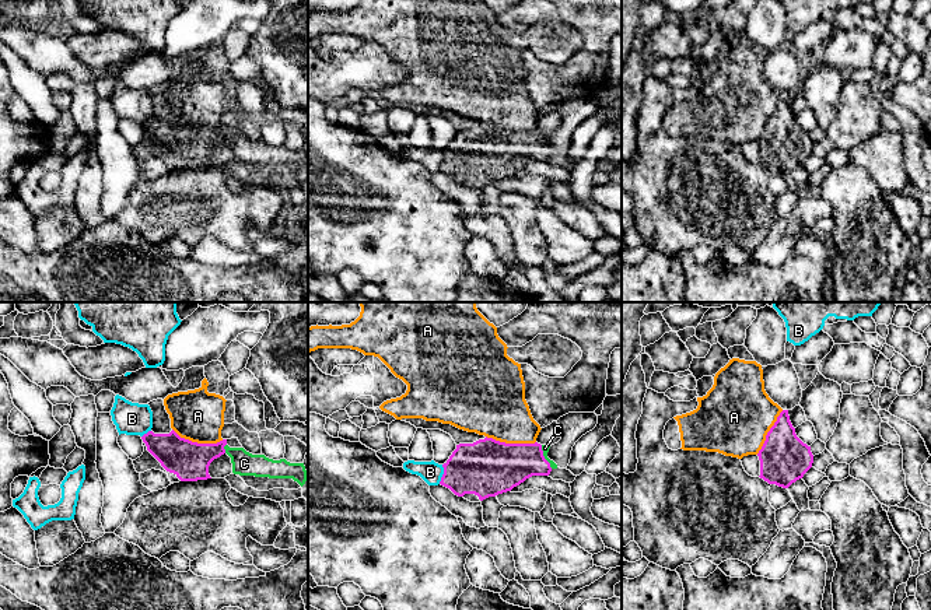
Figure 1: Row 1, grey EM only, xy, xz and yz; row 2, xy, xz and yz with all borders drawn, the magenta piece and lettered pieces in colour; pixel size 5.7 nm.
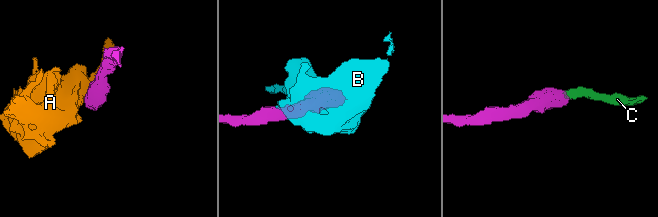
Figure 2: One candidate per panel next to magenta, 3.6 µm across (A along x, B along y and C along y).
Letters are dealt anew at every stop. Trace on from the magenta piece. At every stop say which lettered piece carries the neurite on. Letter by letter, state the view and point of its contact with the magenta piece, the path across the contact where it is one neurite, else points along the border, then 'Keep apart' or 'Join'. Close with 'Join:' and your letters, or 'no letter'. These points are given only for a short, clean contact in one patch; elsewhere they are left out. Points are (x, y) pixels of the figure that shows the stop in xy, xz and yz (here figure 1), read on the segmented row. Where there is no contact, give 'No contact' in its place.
A: Touches magenta at xy (196, 442). Boundary: xy (172, 428), (181, 437), (198, 442), (219, 442), (223, 440). Keep apart
B: Touches magenta at xz (443, 474). Boundary: xz (443, 465), (443, 476), (438, 483). Keep apart
C: Touches magenta at xz (543, 456). Path across: xz (501, 466), (534, 456), (543, 456), (545, 448). Join
Join: C

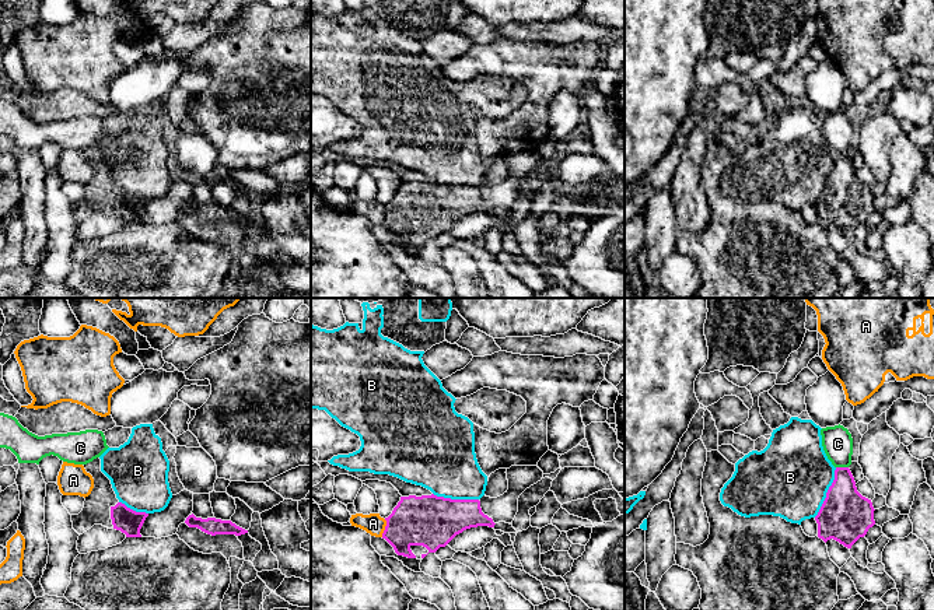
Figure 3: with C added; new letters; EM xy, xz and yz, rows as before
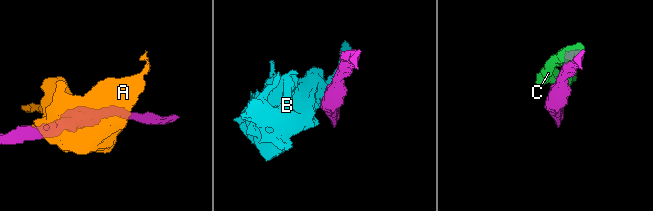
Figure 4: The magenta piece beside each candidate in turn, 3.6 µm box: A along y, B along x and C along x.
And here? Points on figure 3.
A: Touches magenta at xz (385, 528). Boundary: xz (385, 519), (381, 536). Keep apart
B: Touches magenta at yz (826, 493). Boundary: yz (836, 467), (826, 497), (814, 516). Keep apart
C: Touches magenta at yz (842, 467). Keep apart
Join: no letter

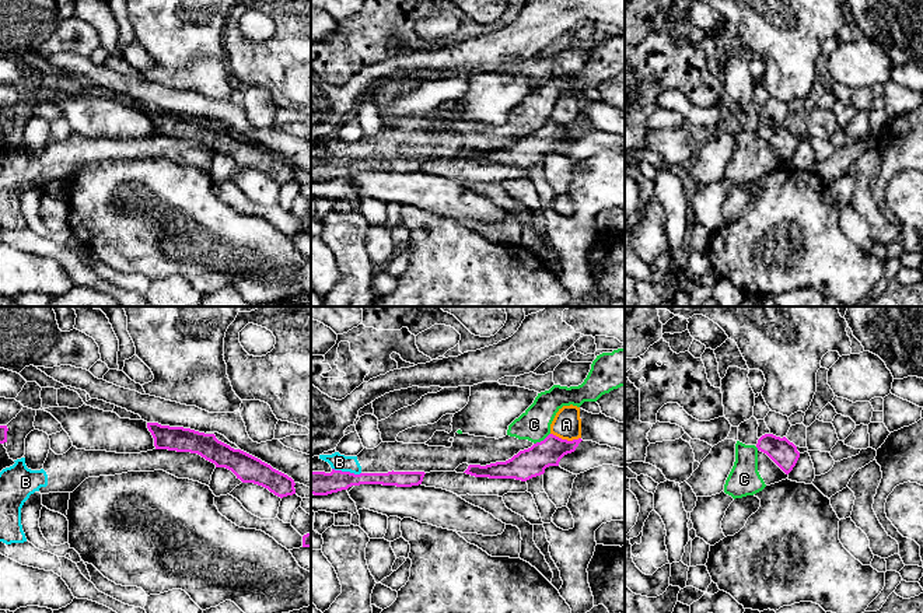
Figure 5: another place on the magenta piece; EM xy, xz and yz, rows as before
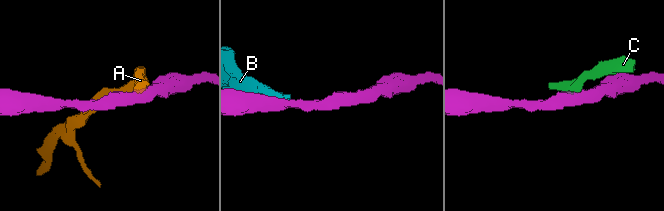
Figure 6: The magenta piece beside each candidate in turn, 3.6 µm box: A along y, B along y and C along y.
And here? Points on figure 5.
A: Touches magenta at xz (566, 440). Boundary: xz (551, 433), (567, 440), (580, 438). Keep apart
B: Touches magenta at xz (346, 472). Boundary: xz (332, 468), (360, 473). Keep apart
C: Touches magenta at xz (541, 441). Boundary: xz (549, 433), (534, 444). Keep apart
Join: no letter

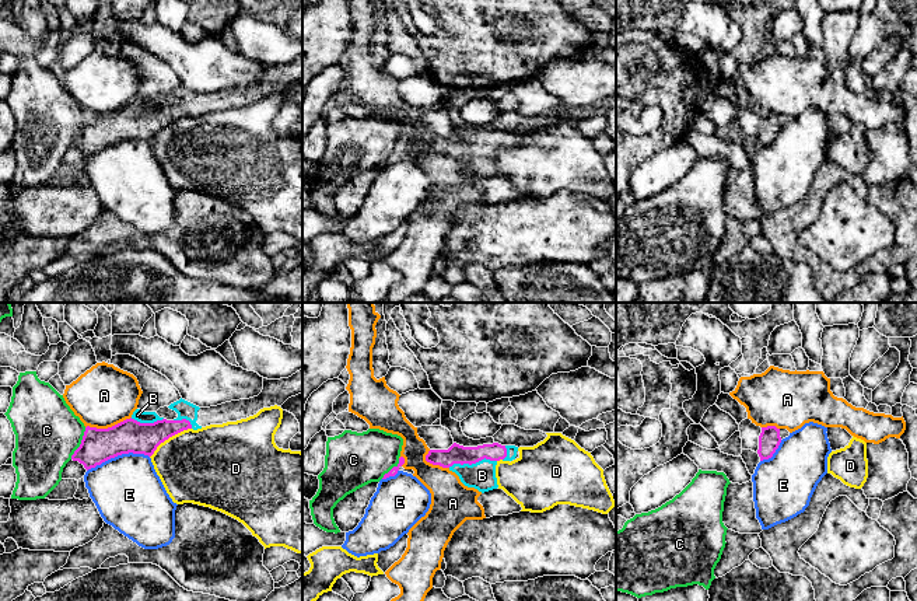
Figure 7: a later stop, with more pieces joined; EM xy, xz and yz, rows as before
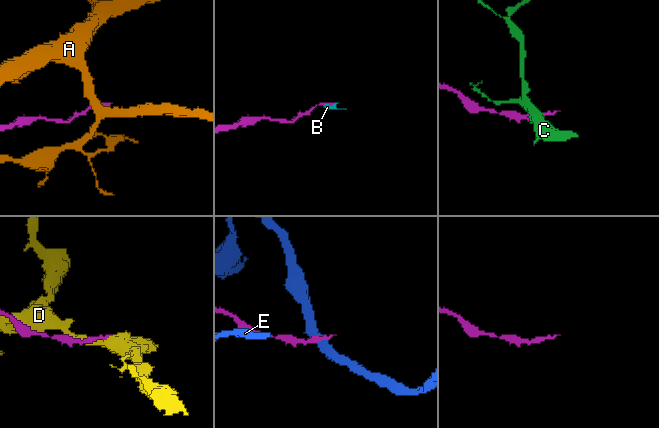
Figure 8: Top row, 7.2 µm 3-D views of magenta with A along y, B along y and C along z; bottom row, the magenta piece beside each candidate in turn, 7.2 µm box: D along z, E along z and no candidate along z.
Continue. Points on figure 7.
A: Touches magenta at xy (108, 427). Boundary: xy (130, 416), (107, 427), (86, 427). Keep apart
B: Touches magenta at xz (472, 463). Path across: xz (455, 454), (461, 460), (472, 463), (482, 475). Join
C: Touches magenta at xy (81, 443). Keep apart
D: Touches magenta at xy (168, 437). Boundary: xy (191, 427), (165, 439), (150, 457). Keep apart
E: Touches magenta at xy (118, 454). Keep apart
Join: B

